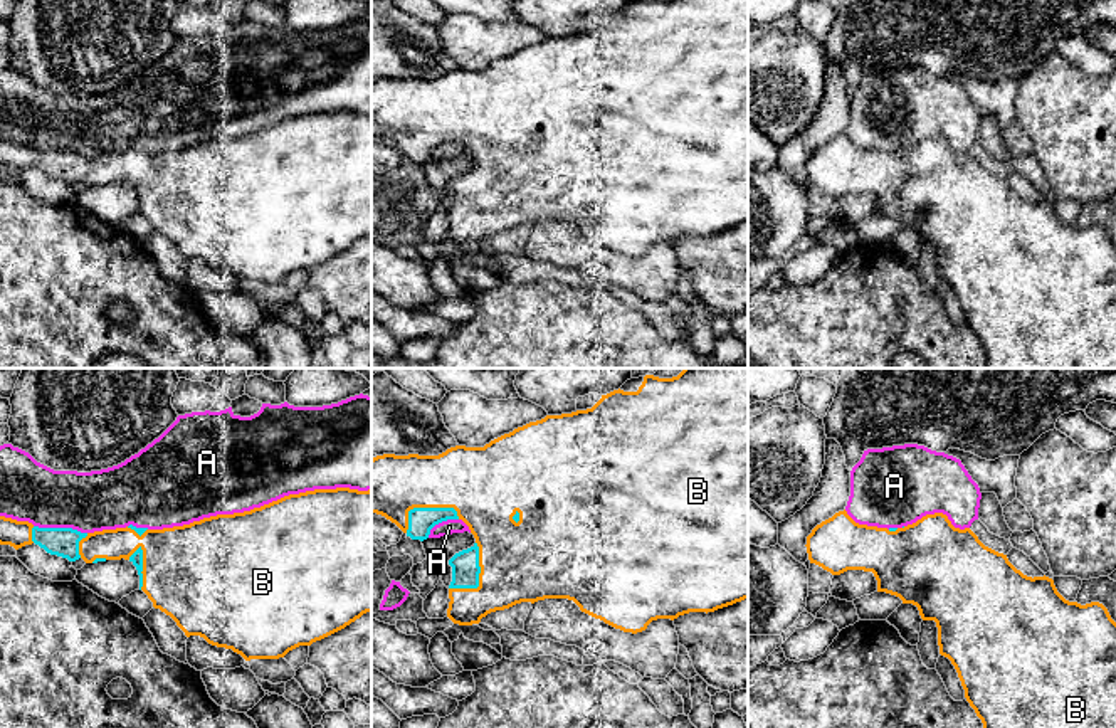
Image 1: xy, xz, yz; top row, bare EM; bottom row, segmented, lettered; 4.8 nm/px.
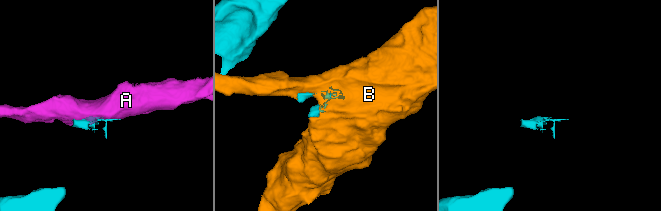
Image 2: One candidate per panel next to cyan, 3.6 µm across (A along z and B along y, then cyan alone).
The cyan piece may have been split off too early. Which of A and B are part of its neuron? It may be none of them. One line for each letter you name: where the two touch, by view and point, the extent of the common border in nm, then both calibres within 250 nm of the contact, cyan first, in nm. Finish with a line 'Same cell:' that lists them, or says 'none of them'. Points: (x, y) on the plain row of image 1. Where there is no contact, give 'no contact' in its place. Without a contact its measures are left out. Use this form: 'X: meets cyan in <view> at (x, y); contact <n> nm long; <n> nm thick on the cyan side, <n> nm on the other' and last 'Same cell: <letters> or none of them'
B: meets cyan in xz at (426, 131); contact 280 nm long; 130 nm thick on the cyan side, 320 nm on the other
Same cell: B

